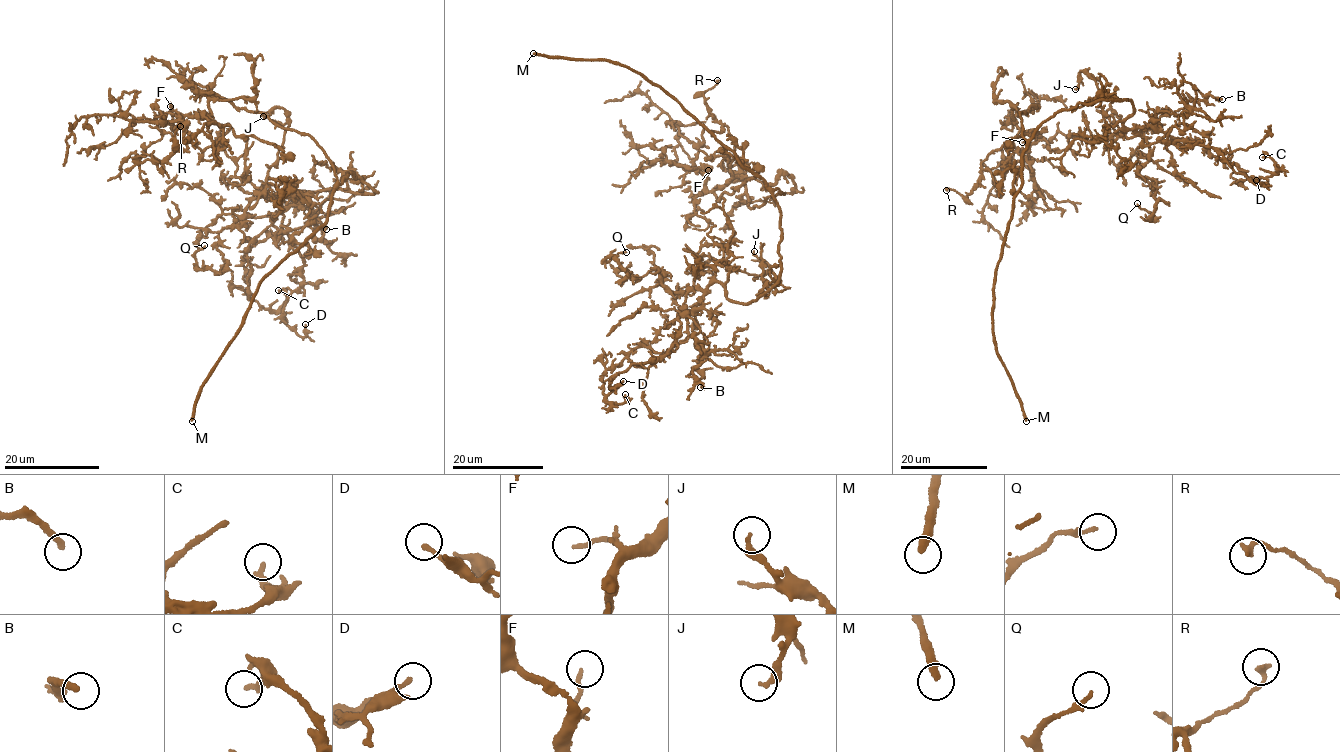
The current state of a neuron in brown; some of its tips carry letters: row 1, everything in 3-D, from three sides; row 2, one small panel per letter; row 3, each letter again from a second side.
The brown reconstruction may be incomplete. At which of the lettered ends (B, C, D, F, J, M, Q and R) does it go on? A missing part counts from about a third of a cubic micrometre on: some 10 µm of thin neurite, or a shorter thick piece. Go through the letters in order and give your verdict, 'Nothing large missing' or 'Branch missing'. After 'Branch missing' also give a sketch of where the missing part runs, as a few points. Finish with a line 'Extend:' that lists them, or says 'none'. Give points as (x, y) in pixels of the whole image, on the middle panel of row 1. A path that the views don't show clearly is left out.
B: Nothing large missing
C: Nothing large missing
D: Nothing large missing
F: Nothing large missing
J: Nothing large missing
M: Branch missing
Q: Nothing large missing
R: Nothing large missing
Extend: M

